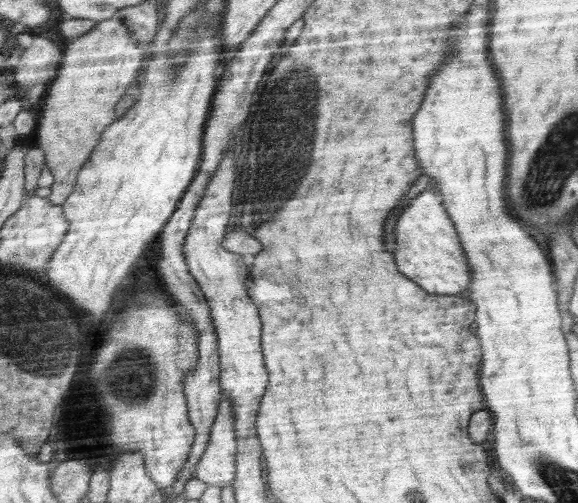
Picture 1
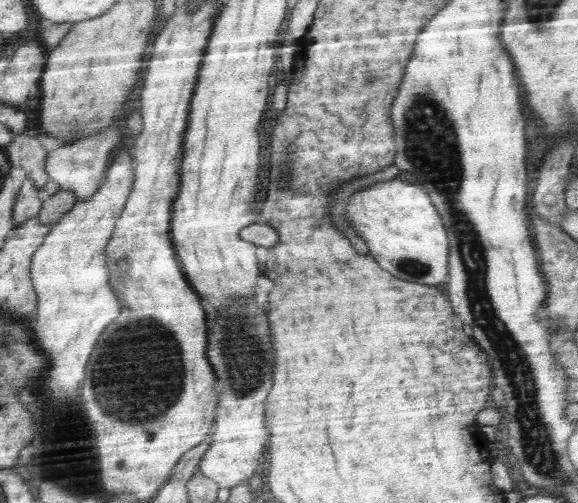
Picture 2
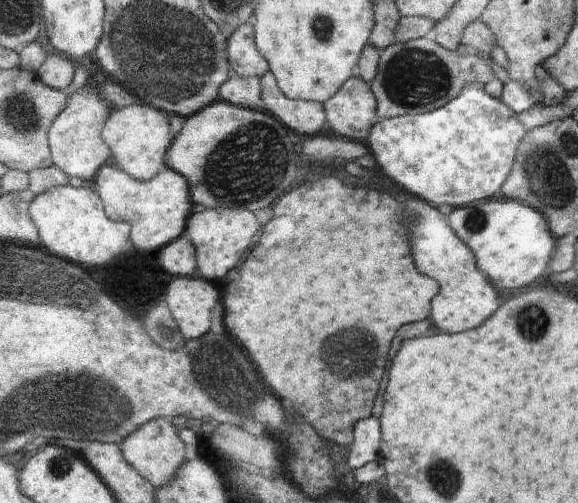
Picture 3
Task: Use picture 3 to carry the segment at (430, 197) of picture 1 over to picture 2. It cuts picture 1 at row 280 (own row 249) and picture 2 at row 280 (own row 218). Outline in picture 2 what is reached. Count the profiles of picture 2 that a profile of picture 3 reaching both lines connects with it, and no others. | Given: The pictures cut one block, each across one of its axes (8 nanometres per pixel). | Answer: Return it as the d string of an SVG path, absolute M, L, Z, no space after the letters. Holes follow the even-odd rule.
M390 180L352 196L346 206L346 216L356 228L358 236L366 240L370 254L378 260L378 264L382 264L382 268L386 268L386 272L394 272L394 276L400 280L438 286L448 276L446 248L449 235L430 197L422 186Z

